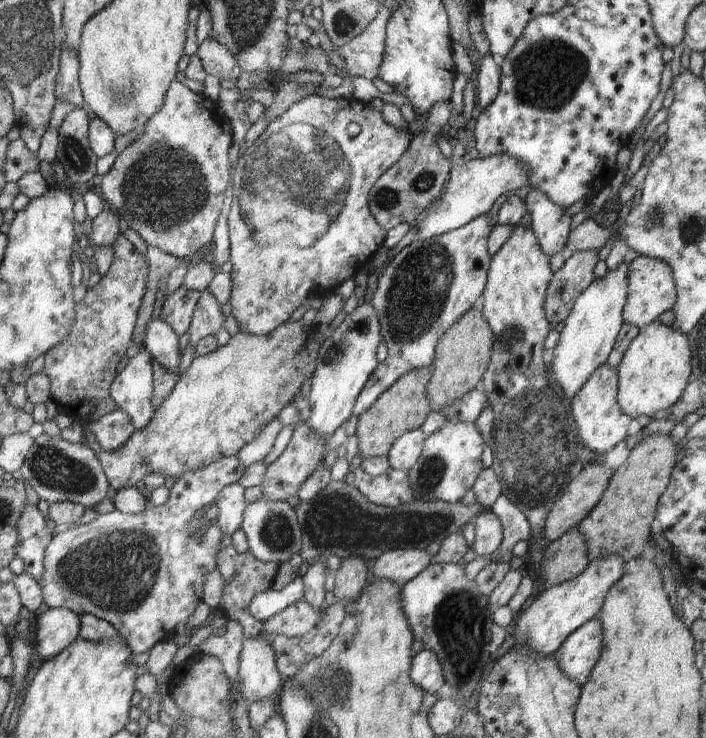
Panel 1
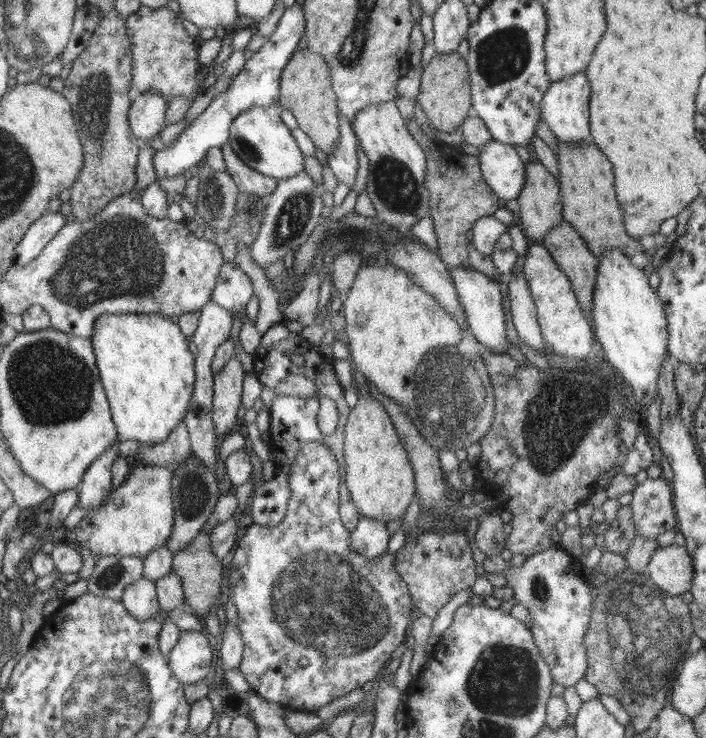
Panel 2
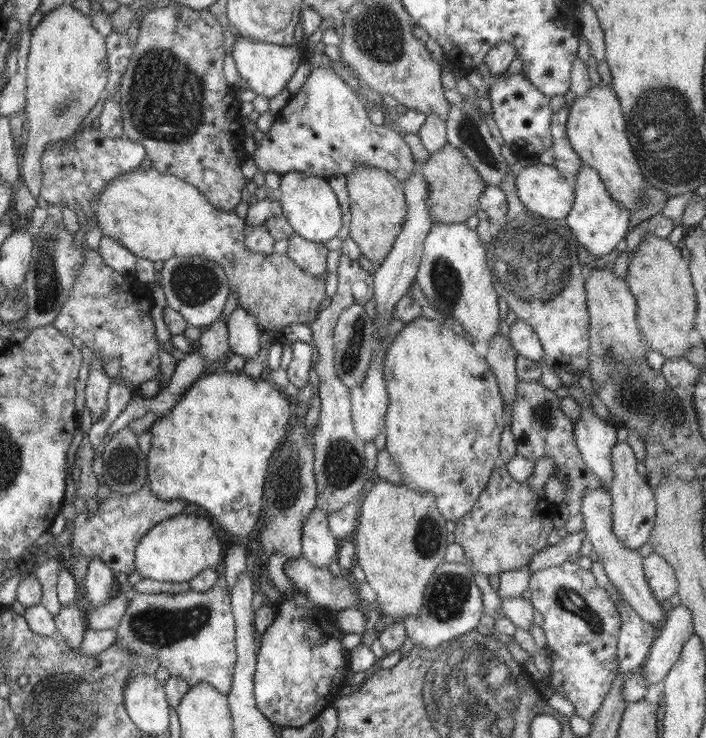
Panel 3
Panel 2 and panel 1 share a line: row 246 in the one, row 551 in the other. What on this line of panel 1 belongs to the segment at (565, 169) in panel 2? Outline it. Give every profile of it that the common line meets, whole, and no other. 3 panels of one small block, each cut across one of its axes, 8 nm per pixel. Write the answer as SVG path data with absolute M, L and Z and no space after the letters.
M652 434L642 439L628 459L613 472L604 495L582 520L578 530L586 542L589 562L608 556L620 556L624 563L641 556L644 544L653 542L651 525L656 519L660 496L668 487L676 461L676 445L666 434Z

